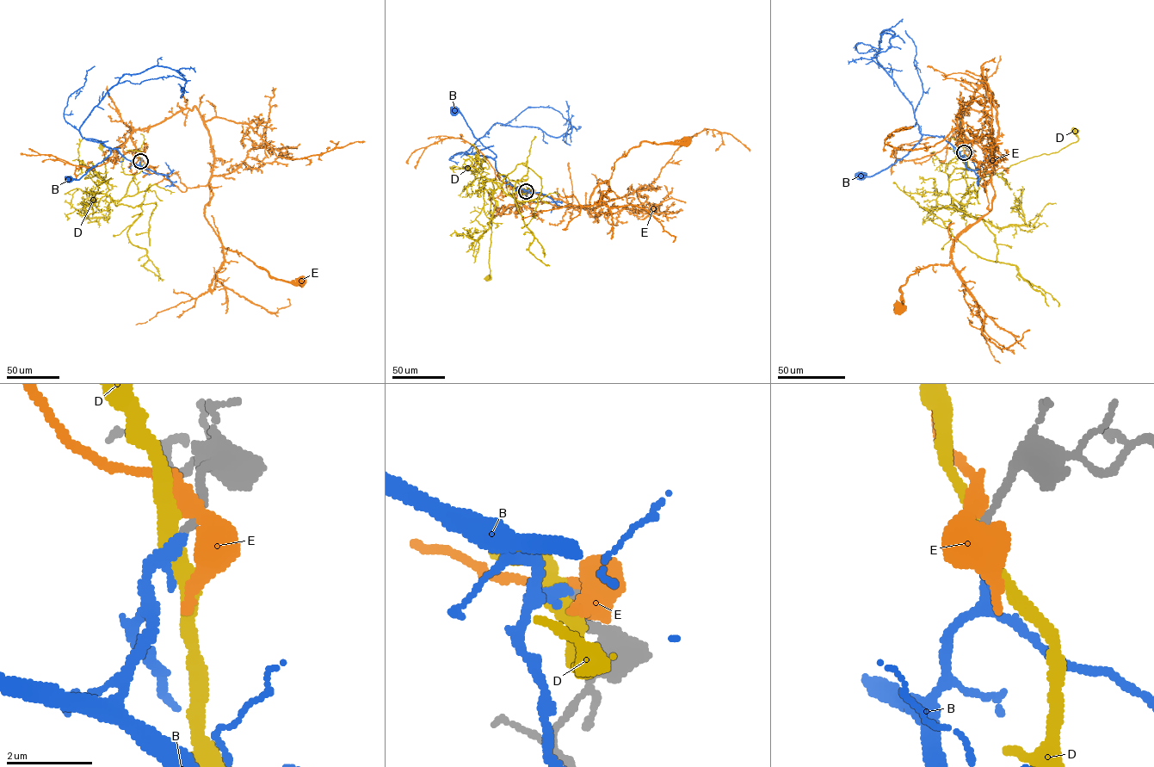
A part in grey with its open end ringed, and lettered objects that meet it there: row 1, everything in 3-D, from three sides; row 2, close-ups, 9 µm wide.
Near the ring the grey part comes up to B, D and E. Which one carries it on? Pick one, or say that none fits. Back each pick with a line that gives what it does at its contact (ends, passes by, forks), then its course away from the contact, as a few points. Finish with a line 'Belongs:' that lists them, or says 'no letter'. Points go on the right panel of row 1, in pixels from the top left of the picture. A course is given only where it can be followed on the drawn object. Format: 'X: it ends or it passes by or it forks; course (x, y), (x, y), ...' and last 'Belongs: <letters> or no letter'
B: it passes by; course (965, 152), (961, 157), (942, 136), (922, 134), (907, 154), (895, 163), (871, 176), (860, 174)
Belongs: B

